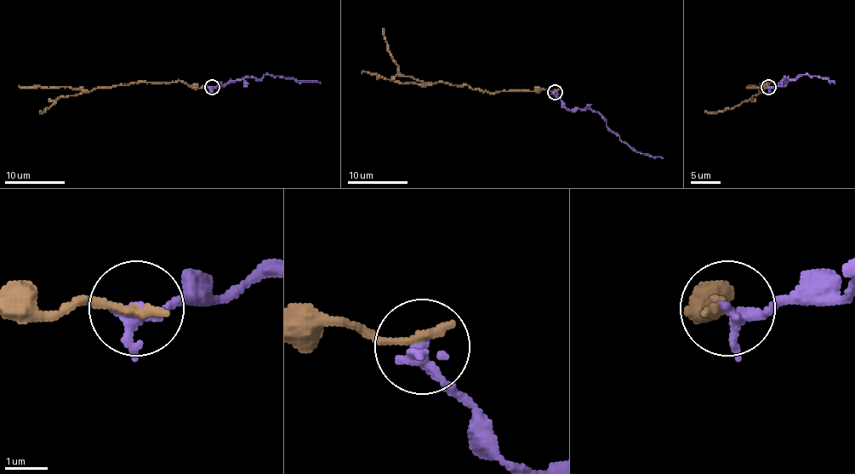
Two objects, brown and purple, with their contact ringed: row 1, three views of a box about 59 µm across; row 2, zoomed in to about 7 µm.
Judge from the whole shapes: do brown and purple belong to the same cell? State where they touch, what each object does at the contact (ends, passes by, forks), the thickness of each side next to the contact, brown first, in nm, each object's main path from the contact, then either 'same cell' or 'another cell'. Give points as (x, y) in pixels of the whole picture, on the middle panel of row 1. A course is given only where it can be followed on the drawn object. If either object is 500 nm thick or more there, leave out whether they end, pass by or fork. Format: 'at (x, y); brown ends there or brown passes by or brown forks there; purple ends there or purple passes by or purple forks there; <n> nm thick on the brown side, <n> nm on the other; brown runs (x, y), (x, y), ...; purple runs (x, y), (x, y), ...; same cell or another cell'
at (555, 92); brown ends there; purple ends there; 260 nm thick on the brown side, 340 nm on the other; brown runs (554, 91), (487, 93), (467, 85), (425, 83), (403, 76), (388, 49), (382, 28); purple runs (554, 93), (570, 111), (588, 109), (597, 111), (607, 127), (637, 152), (663, 158); another cell

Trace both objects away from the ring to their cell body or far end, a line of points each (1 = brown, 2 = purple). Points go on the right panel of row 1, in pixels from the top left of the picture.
1: (767, 87), (767, 81), (758, 88), (760, 91), (755, 95), (726, 111), (704, 111)
2: (769, 87), (782, 87), (787, 82), (785, 77), (794, 79), (803, 75), (818, 76), (835, 83)

